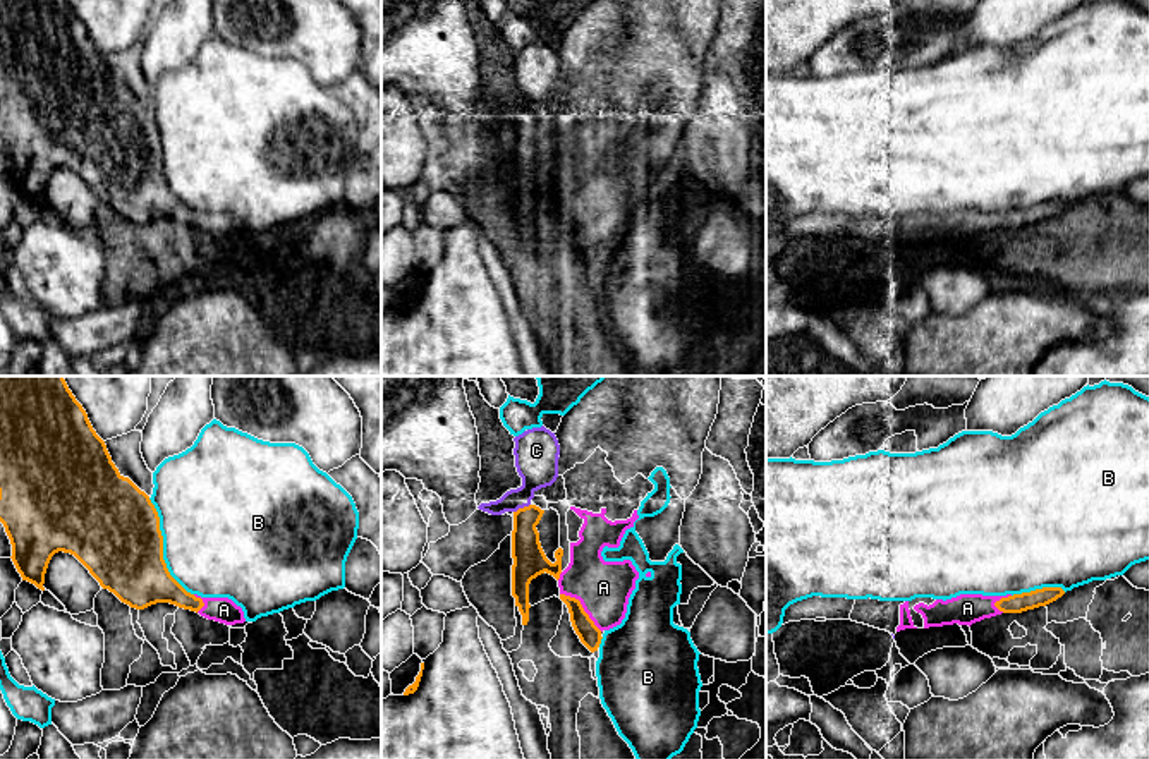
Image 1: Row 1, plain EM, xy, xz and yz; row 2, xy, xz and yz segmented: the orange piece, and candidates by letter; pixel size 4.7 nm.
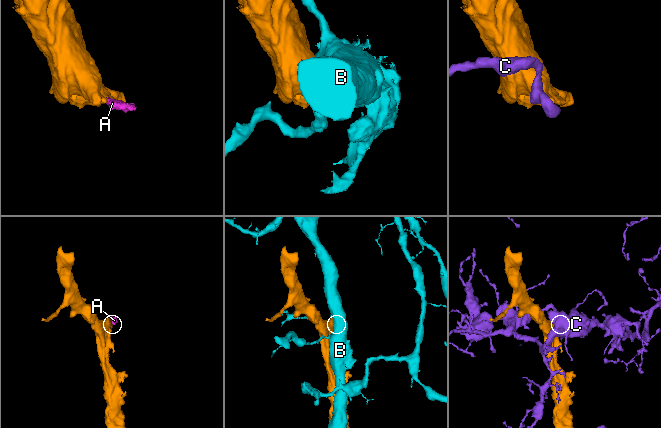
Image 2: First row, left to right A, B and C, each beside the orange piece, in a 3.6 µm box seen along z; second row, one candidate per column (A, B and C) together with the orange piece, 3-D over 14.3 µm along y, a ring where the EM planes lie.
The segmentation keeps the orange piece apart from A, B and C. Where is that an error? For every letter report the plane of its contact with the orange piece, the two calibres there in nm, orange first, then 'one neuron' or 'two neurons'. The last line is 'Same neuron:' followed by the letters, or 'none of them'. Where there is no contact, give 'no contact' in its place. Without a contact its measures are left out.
A: contact in xz; calibres 100 and 260 nm; one neuron
B: contact in xy; calibres 440 and 500 nm; two neurons
C: contact in xz; calibres 160 and 200 nm; two neurons
Same neuron: A

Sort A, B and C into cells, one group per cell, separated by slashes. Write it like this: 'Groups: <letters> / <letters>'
Groups: A / B / C

